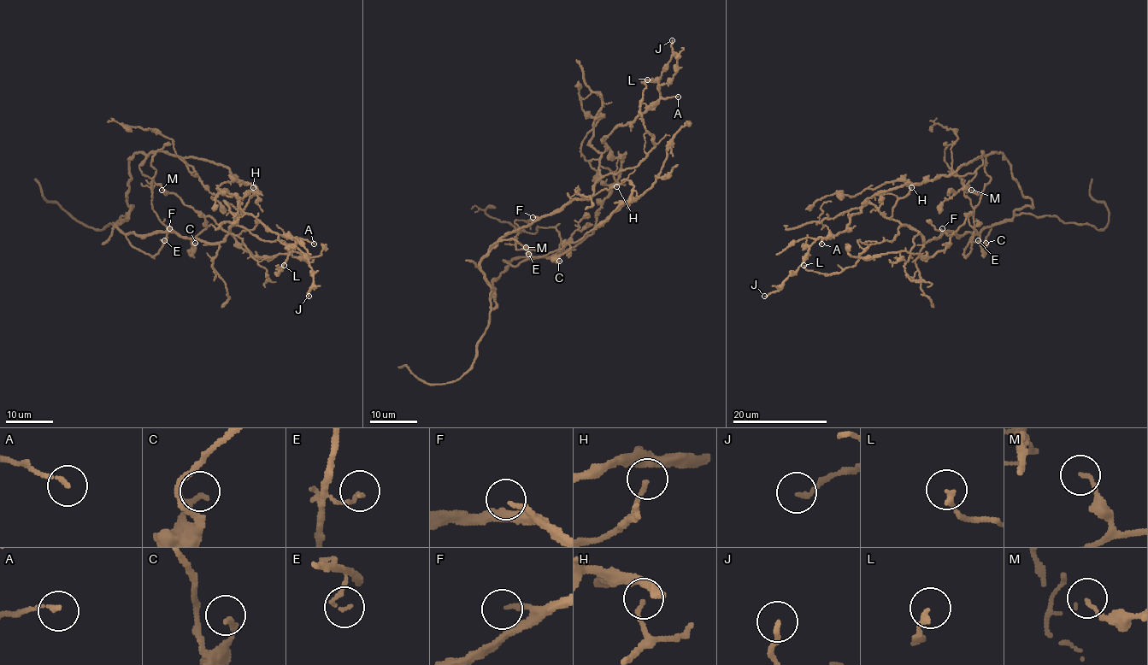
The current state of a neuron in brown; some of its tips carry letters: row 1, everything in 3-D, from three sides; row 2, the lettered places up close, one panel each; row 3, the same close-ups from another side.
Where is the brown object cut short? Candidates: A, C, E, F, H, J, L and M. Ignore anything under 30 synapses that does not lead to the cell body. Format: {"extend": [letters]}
{"extend": []}

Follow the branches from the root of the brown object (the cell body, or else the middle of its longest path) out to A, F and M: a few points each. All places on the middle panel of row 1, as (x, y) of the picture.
A: (554, 255), (574, 248), (594, 230), (601, 202), (618, 178), (620, 159), (603, 138), (662, 98), (678, 97)
F: (554, 255), (515, 257), (492, 282), (491, 307), (495, 292), (479, 261), (532, 217)
M: (554, 255), (515, 257), (503, 261), (513, 266), (526, 261), (530, 256), (526, 247)

